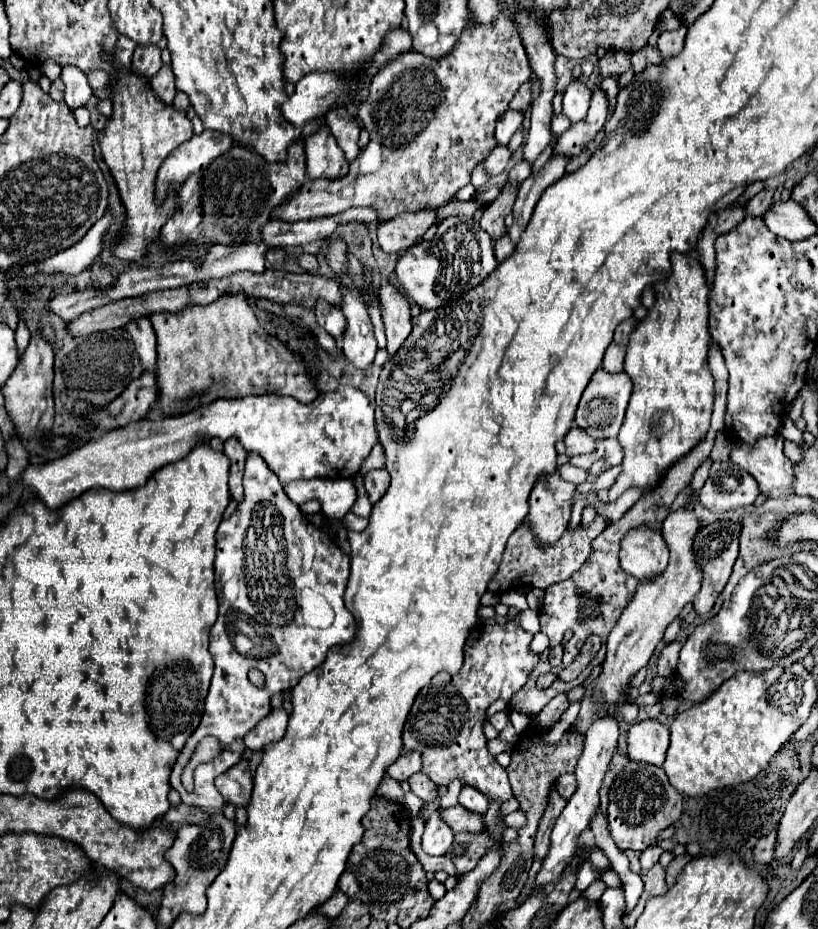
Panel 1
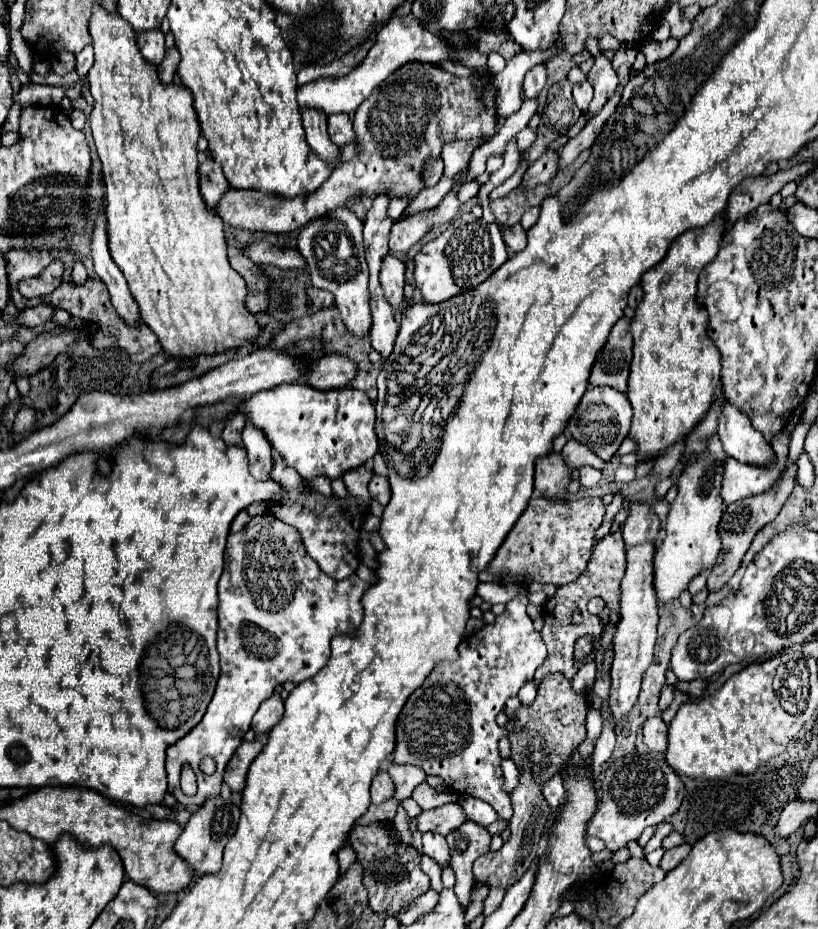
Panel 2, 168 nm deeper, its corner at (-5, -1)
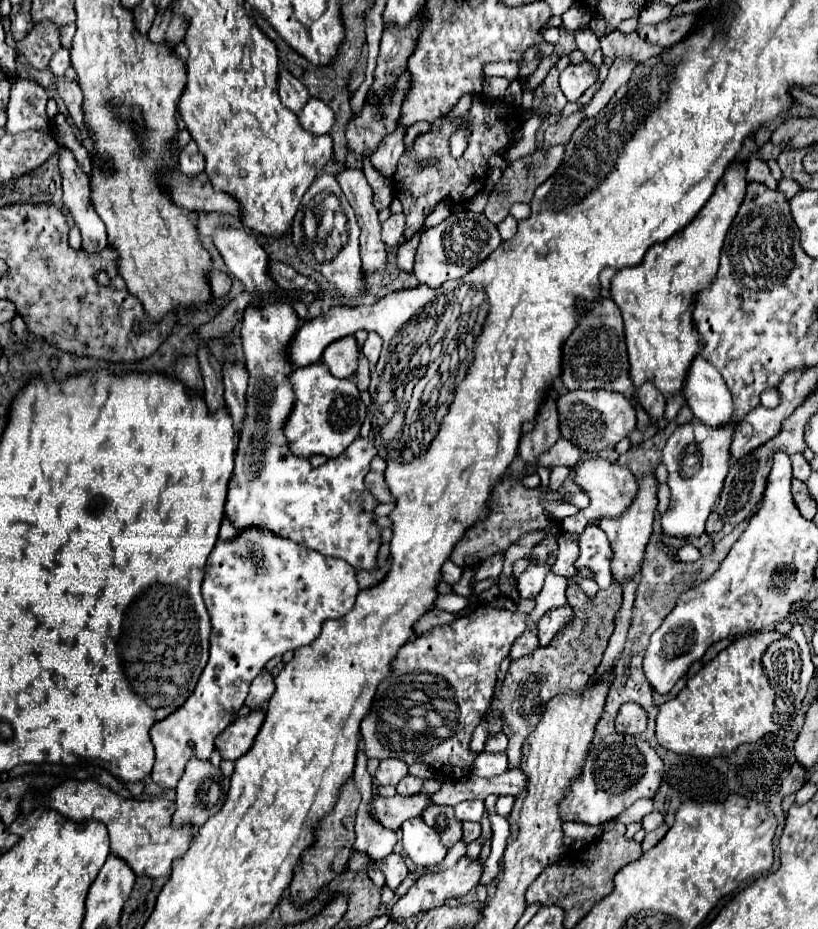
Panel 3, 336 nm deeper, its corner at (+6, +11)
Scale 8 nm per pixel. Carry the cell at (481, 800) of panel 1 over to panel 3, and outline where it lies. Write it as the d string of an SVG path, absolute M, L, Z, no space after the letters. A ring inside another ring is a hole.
M467 800L467 802L459 802L455 806L455 814L459 820L473 820L473 822L479 822L481 816L483 816L483 800Z

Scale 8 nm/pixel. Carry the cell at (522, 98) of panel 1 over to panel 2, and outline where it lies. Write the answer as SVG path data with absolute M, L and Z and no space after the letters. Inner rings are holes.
M546 64L534 66L526 76L524 76L524 96L526 98L536 98L540 90L546 86L548 74L546 74Z

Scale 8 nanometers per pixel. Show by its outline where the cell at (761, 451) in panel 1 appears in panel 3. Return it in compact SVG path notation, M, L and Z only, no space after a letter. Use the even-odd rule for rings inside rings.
M697 356L691 364L683 396L695 418L703 424L711 428L725 428L735 424L731 392L719 372L715 372L715 368L711 368L711 364L707 364L707 360L701 356Z

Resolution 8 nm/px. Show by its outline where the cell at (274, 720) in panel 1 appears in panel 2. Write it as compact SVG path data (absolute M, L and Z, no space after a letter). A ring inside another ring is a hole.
M272 694L270 700L264 700L258 708L258 712L254 714L254 720L252 720L252 728L256 732L270 732L278 720L282 720L284 716L284 702L280 698L280 694Z

